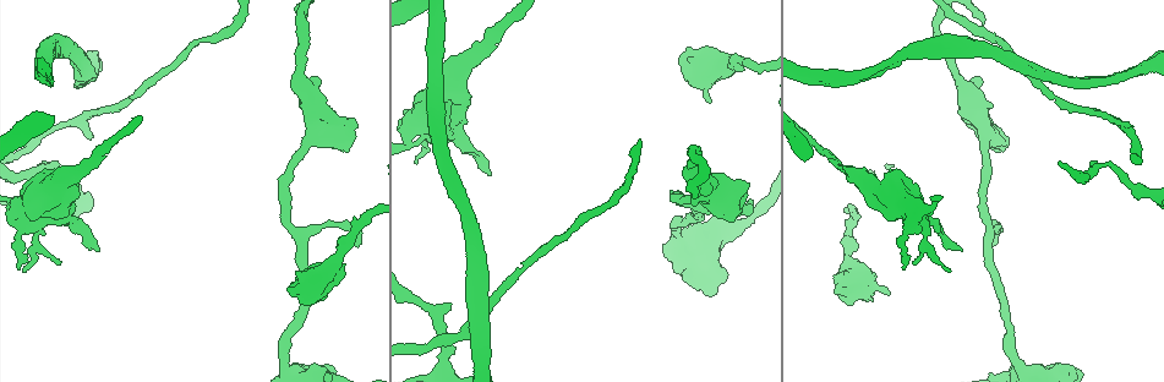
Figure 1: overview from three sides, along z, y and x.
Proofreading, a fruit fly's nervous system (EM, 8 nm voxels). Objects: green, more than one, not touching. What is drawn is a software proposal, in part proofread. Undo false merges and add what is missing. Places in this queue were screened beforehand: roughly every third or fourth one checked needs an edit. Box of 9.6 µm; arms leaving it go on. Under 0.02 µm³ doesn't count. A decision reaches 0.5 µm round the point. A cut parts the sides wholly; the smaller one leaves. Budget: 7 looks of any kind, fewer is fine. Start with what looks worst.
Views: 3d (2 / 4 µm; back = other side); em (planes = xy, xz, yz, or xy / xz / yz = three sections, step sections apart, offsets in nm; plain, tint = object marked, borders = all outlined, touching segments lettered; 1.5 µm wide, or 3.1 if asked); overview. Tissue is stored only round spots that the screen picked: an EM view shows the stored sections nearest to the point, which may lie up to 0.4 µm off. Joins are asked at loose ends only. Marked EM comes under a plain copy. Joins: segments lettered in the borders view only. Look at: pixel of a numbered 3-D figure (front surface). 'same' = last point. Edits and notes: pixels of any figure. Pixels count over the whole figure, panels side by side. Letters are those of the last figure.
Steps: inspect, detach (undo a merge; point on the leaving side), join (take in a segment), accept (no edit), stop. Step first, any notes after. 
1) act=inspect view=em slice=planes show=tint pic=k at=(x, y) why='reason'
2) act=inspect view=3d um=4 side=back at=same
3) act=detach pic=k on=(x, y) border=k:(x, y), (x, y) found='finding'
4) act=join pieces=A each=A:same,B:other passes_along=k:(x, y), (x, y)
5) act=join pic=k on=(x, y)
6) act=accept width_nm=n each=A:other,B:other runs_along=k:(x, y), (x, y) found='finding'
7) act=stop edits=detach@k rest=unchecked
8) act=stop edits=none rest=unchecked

act=inspect view=em slice=yz step=8 show=borders pic=1 at=(356, 246) why='free end'

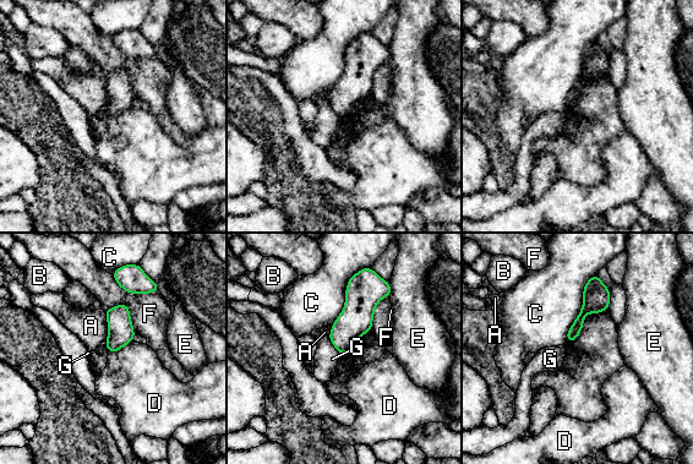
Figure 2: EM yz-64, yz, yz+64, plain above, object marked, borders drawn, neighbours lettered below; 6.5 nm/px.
act=accept each=A:other,B:other,C:other,D:other,E:other,F:other,G:other border=2:(132, 339), (110, 353) found='no lettered segment goes on from it'

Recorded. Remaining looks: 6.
act=inspect view=3d um=4 pic=1 at=(17, 267) why='branch stops here'

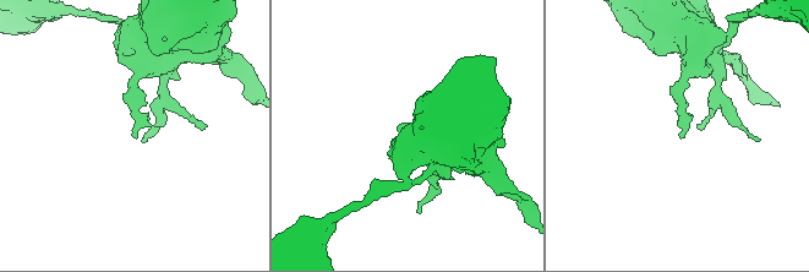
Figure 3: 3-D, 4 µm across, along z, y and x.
act=inspect view=em slice=planes show=borders pic=3 at=(679, 136)

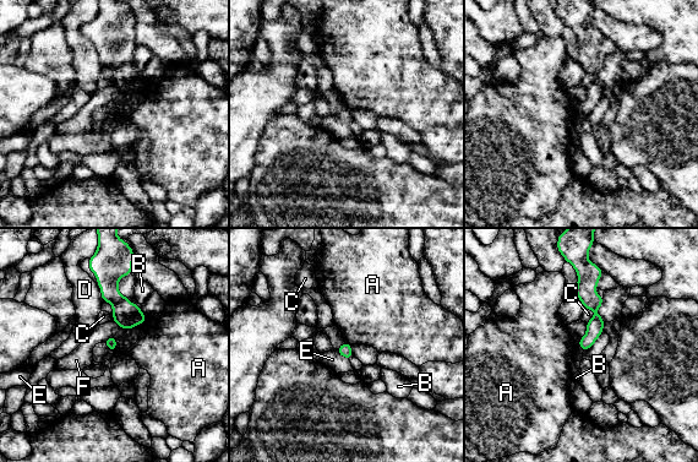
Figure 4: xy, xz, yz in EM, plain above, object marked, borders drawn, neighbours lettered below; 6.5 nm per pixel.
act=accept each=A:other,B:other,C:other,D:other,E:other,F:other border=4:(147, 319), (143, 322) found='no lettered segment goes on from it'

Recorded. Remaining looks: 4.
act=inspect view=3d um=4 pic=1 at=(91, 138) why='branch stops here'

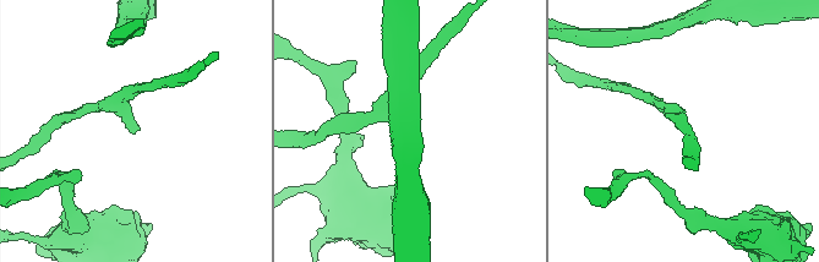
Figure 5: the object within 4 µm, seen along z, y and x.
act=inspect view=em um=3.1 slice=xy step=16 show=tint pic=5 at=(136, 131) why='shape alone is not enough'

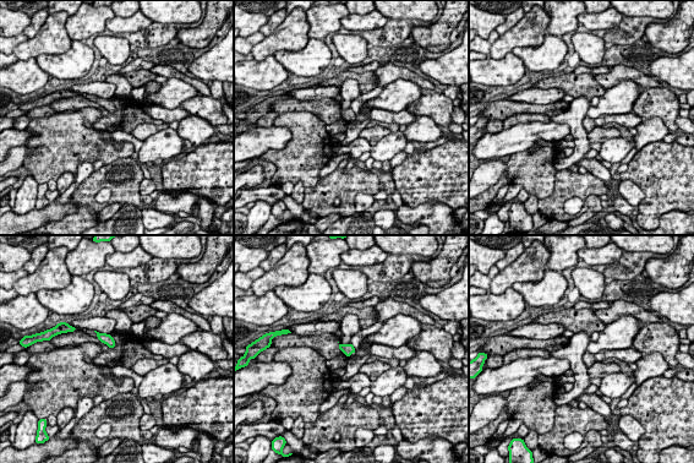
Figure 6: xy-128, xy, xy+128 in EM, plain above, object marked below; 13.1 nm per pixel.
act=inspect view=em um=3.1 slice=planes show=borders at=same why='cut it another way'

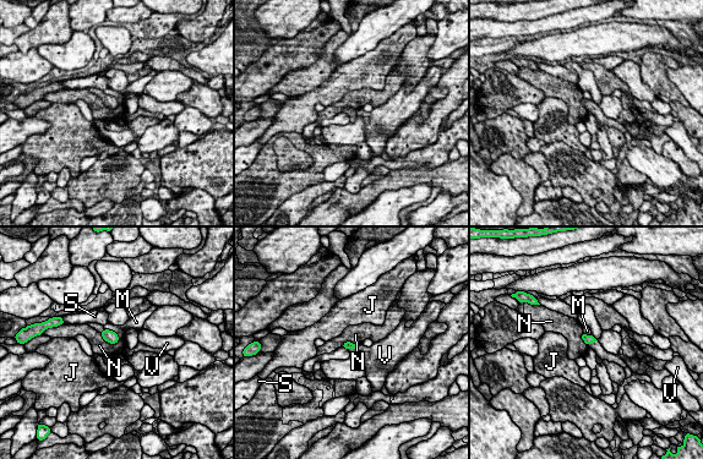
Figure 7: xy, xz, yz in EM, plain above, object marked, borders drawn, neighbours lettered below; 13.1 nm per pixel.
act=accept each=J:other,M:other,N:other,S:other,V:other border=7:(99, 333), (110, 343), (119, 340) found='no lettered segment goes on from it'

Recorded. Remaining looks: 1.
act=stop edits=none rest=unchecked

